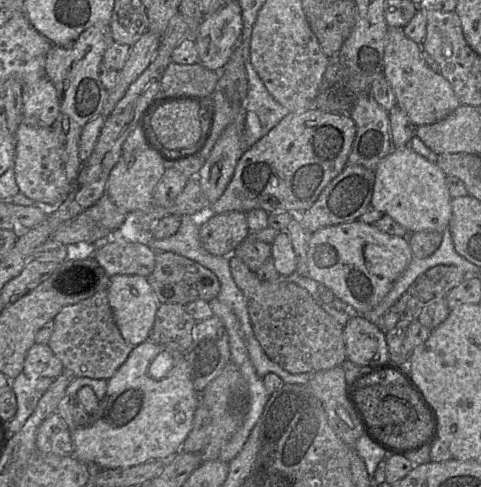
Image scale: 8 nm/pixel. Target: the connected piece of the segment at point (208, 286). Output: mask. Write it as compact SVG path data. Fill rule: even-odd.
M156 252L154 270L146 278L160 303L186 305L196 300L209 302L220 292L220 282L210 269L174 252Z

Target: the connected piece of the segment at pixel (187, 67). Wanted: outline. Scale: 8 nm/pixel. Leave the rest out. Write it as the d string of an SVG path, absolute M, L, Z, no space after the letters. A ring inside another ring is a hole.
M171 61L163 74L156 99L182 93L211 97L219 78L220 72L200 63L178 64Z

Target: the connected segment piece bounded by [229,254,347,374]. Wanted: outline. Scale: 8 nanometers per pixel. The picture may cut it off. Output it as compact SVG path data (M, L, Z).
M235 254L229 256L229 265L236 285L247 300L248 312L255 337L265 354L282 369L292 374L315 373L341 365L347 359L343 337L344 327L328 314L306 289L281 278L272 283L261 281L256 273L251 271Z

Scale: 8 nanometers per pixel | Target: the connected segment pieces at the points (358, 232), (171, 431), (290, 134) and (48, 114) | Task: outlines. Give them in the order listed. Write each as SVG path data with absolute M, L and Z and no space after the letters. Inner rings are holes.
M359 220L321 228L311 234L308 277L326 285L357 314L366 314L390 291L413 258L409 239L389 235Z
M147 340L132 348L126 361L108 380L106 394L99 400L97 410L89 415L88 423L71 431L73 456L87 466L98 466L100 469L130 467L152 460L169 460L181 450L182 443L192 430L194 413L199 404L200 393L193 386L186 353ZM161 352L172 355L173 367L164 378L153 379L148 375L148 367Z
M317 107L304 112L289 112L244 152L226 190L209 206L209 213L247 213L253 209L267 213L303 213L348 164L355 137L356 124L349 113L324 111Z
M47 77L33 84L23 84L23 117L38 126L50 127L59 116L60 101L57 90Z

